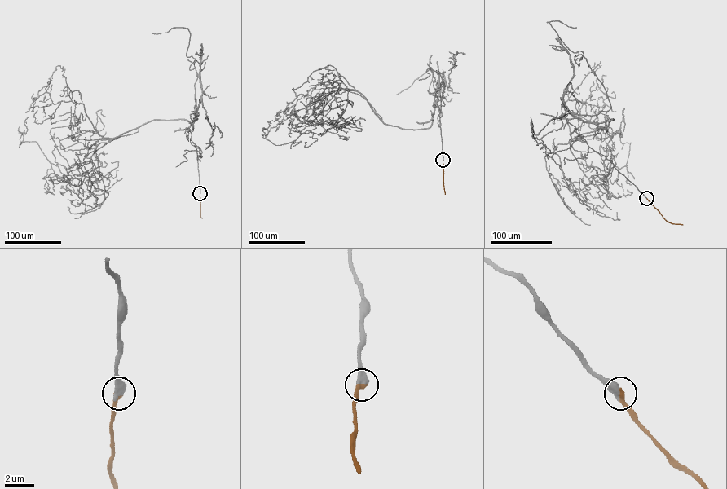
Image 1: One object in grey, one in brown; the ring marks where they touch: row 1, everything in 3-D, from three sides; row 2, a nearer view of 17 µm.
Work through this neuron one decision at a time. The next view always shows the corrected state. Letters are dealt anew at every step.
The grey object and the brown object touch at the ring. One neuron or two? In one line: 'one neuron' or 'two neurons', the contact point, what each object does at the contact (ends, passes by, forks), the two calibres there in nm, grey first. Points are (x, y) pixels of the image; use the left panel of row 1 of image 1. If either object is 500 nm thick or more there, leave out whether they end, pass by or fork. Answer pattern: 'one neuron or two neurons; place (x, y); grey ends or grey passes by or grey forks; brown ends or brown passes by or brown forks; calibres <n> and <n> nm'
one neuron; place (200, 193); calibres 600 and 400 nm

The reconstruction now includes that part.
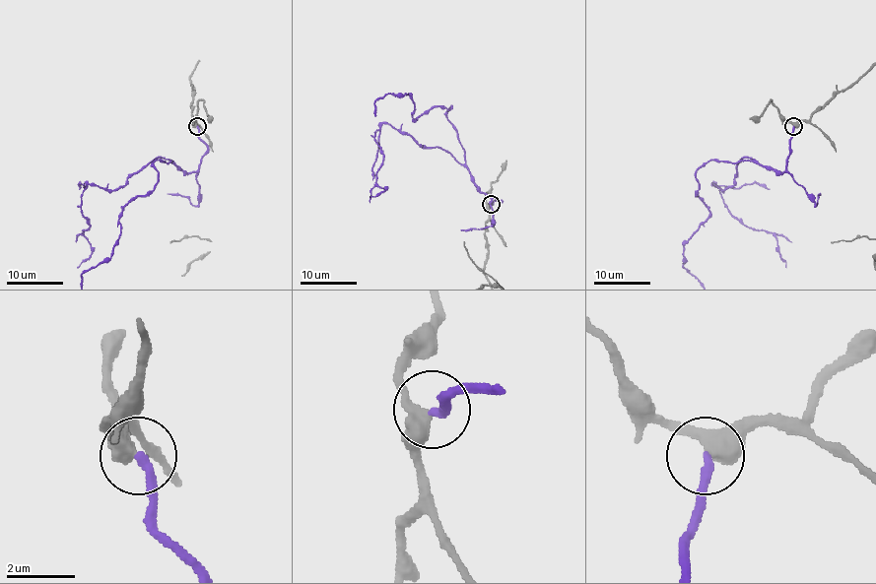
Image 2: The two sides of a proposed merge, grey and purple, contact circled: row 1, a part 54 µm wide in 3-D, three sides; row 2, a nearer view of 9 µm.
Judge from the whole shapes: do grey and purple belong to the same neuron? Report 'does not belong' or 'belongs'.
belongs

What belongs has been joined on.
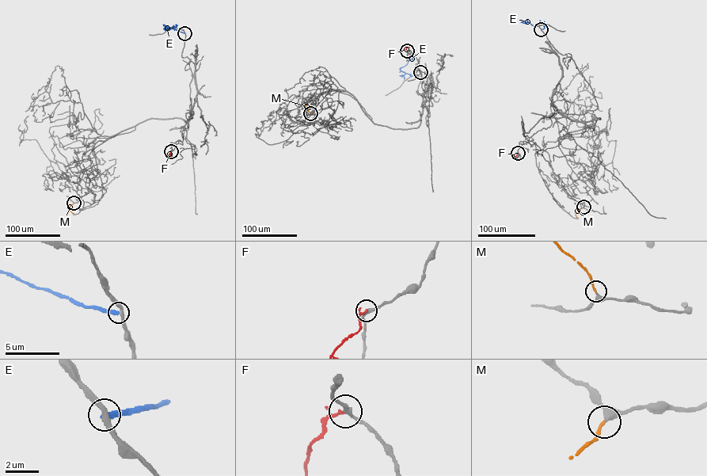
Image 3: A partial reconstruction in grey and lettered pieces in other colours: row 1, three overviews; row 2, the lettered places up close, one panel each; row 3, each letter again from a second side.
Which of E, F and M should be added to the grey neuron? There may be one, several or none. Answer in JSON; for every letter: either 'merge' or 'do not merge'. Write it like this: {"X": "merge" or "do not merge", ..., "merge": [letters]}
{"E": "do not merge", "F": "do not merge", "M": "merge", "merge": ["M"]}

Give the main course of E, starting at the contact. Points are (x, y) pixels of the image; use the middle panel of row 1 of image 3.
E: (420, 72), (411, 76), (401, 70), (400, 68), (412, 58), (408, 53)

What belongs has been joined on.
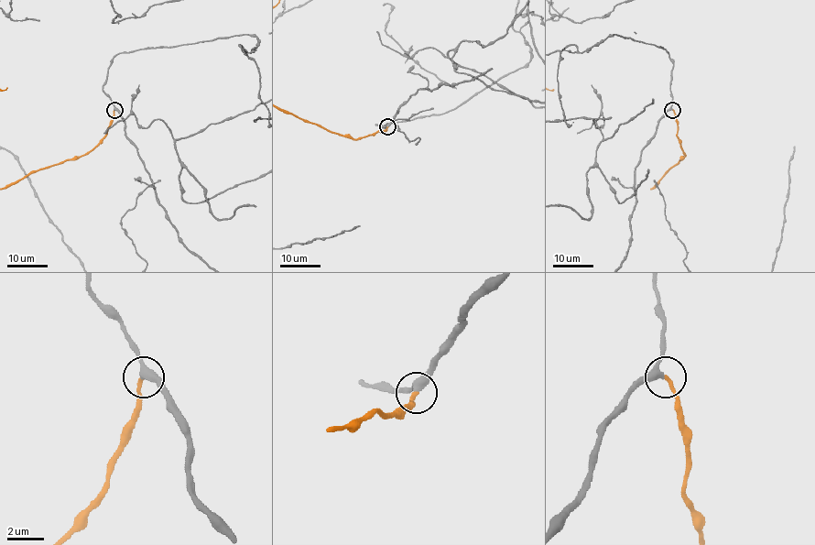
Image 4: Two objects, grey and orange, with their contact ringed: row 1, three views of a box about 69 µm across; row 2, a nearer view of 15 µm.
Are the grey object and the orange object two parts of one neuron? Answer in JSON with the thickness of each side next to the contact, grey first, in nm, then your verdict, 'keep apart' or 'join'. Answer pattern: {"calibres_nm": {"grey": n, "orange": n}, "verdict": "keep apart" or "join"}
{"calibres_nm": {"grey": 360, "orange": 200}, "verdict": "join"}

